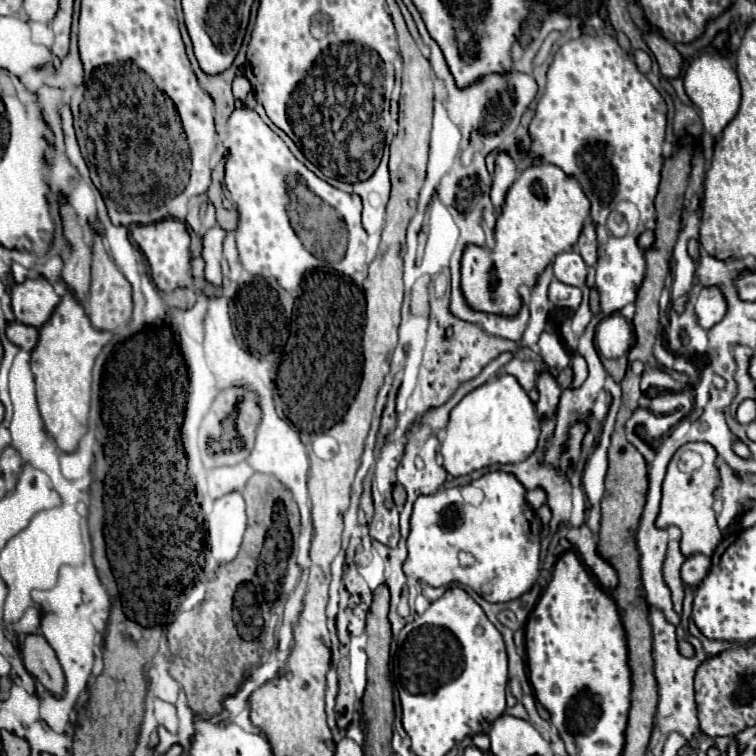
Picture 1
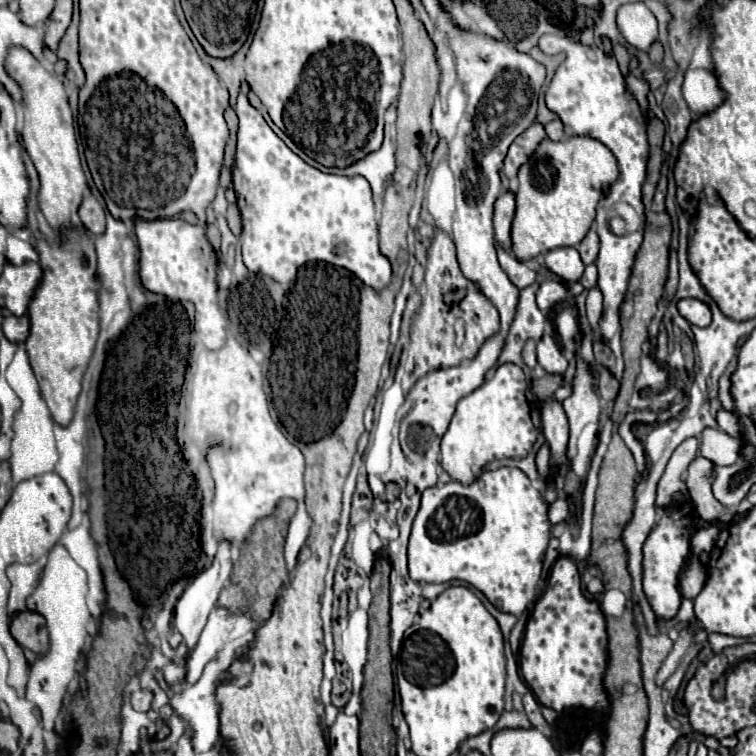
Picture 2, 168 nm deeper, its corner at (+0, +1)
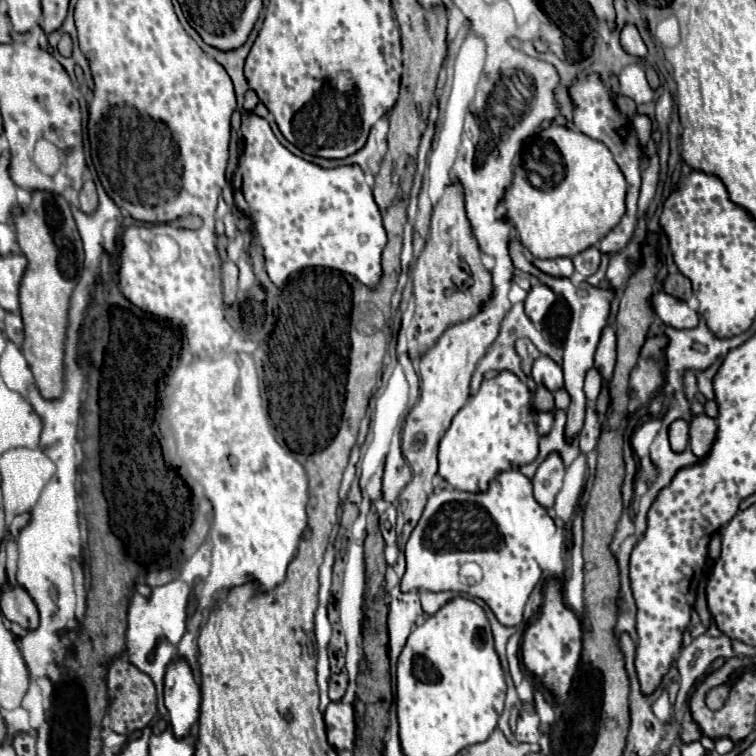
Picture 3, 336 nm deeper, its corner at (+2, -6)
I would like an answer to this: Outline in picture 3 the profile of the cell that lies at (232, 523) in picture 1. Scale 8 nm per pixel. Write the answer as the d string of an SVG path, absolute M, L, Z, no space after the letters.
M178 657L166 673L164 701L170 713L170 725L176 739L190 735L200 713L200 687L196 685L188 663Z

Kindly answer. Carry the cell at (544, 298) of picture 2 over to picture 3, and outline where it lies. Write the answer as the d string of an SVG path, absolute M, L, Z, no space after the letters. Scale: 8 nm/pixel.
M540 283L528 291L528 297L524 301L524 311L532 323L542 323L554 301L556 293L548 285Z

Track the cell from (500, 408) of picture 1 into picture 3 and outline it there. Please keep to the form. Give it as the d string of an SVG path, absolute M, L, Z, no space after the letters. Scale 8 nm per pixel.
M502 371L494 379L484 379L478 393L468 399L468 403L458 411L452 419L452 425L440 439L438 451L438 475L458 491L470 493L484 493L488 483L500 473L508 469L520 469L528 465L538 455L538 431L536 431L536 411L532 407L532 395L528 387L510 371Z

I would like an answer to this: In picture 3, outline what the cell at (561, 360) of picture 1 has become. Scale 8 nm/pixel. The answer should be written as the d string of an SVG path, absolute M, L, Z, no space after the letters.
M540 357L534 361L532 367L532 379L538 385L544 385L550 393L558 391L564 387L564 379L562 379L562 367L558 363L554 363L550 357Z

